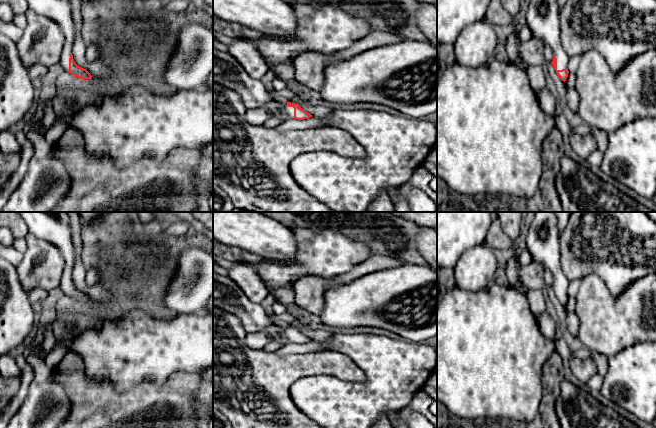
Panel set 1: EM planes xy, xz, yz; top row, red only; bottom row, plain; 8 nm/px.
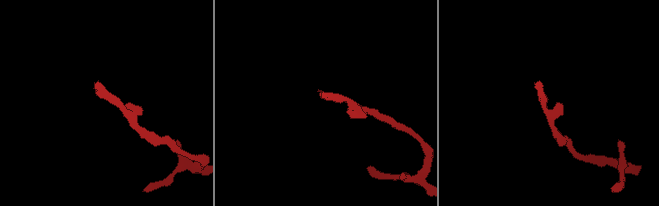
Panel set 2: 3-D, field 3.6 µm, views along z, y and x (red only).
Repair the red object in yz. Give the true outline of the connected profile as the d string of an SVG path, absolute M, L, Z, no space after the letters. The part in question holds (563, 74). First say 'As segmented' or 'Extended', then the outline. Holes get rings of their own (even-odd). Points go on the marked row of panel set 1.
Extended. M531 0L526 13L526 25L532 32L532 38L551 47L554 53L551 64L565 82L569 73L569 57L560 43L560 15L557 0Z

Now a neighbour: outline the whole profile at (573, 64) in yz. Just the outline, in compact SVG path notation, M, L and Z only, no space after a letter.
M577 55L577 56L569 58L567 69L570 73L576 73L579 67L581 58L582 58L582 55Z

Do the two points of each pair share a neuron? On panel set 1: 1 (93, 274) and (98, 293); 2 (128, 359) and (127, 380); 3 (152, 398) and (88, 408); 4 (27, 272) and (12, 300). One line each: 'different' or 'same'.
1: different
2: same
3: same
4: different

